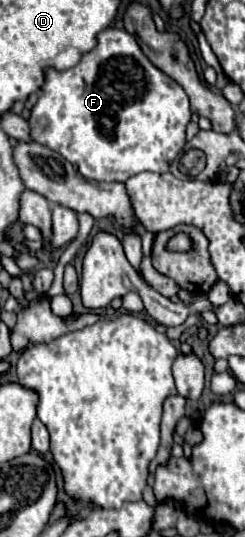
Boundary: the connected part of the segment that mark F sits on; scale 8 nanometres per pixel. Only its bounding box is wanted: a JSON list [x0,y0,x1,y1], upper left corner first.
[29,27,191,183]

